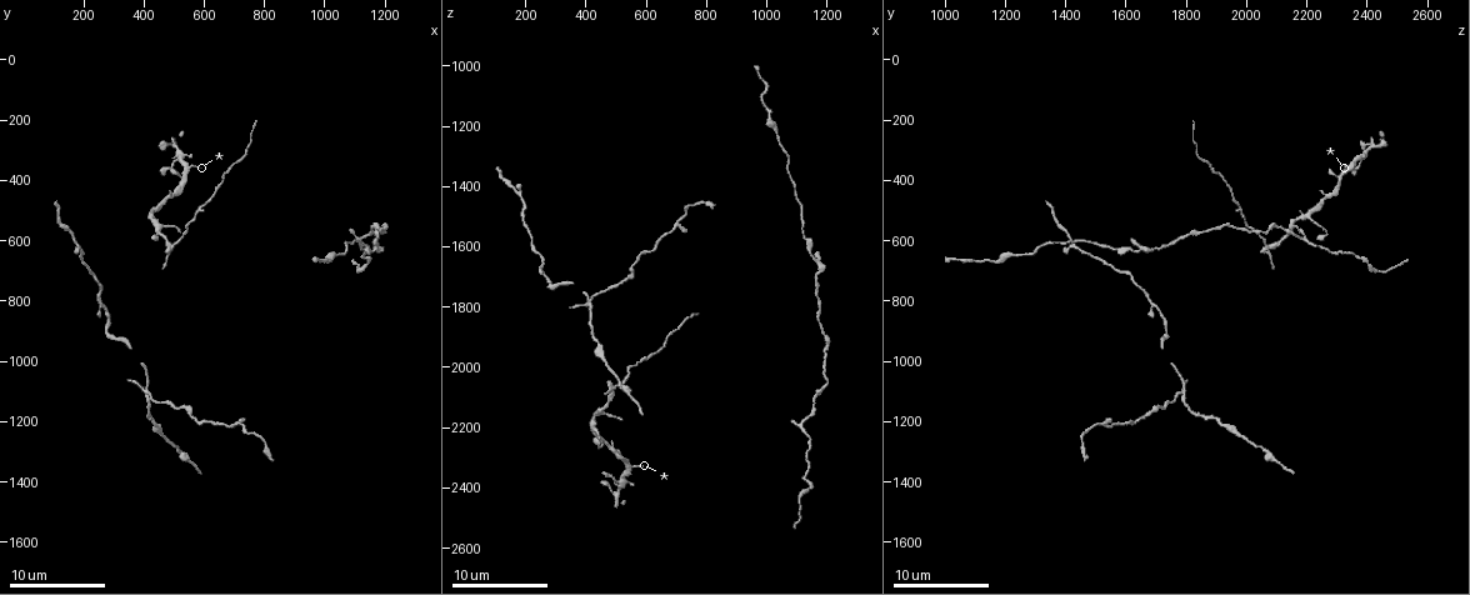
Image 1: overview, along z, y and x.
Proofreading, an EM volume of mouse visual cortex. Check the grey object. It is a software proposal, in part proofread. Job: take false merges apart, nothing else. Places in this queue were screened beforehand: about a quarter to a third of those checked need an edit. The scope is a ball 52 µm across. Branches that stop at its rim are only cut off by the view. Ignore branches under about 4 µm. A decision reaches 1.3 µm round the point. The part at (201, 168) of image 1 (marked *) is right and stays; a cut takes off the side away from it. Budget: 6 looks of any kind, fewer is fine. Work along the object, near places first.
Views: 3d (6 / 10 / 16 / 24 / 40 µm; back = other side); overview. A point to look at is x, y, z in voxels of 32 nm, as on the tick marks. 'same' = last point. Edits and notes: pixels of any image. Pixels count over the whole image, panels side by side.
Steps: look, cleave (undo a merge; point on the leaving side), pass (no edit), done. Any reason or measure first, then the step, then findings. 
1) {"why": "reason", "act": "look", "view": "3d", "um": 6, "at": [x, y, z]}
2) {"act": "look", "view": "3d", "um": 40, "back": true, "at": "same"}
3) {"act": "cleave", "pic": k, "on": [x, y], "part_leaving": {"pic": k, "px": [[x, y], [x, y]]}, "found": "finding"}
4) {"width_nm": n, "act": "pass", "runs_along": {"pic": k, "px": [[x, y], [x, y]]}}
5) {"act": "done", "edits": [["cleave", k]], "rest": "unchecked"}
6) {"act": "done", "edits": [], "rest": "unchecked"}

{"why": "three-way junction", "act": "look", "view": "3d", "um": 10, "at": [490, 610, 2060]}

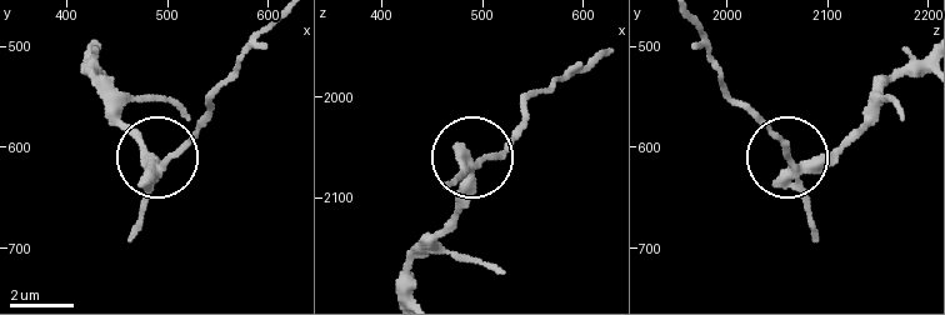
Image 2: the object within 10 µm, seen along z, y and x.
{"act": "cleave", "pic": 2, "on": [185, 141], "part_leaving": {"pic": 2, "px": [[155, 176], [268, 26]]}, "found": "two cells meet here"}

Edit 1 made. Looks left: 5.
{"act": "look", "view": "overview"}

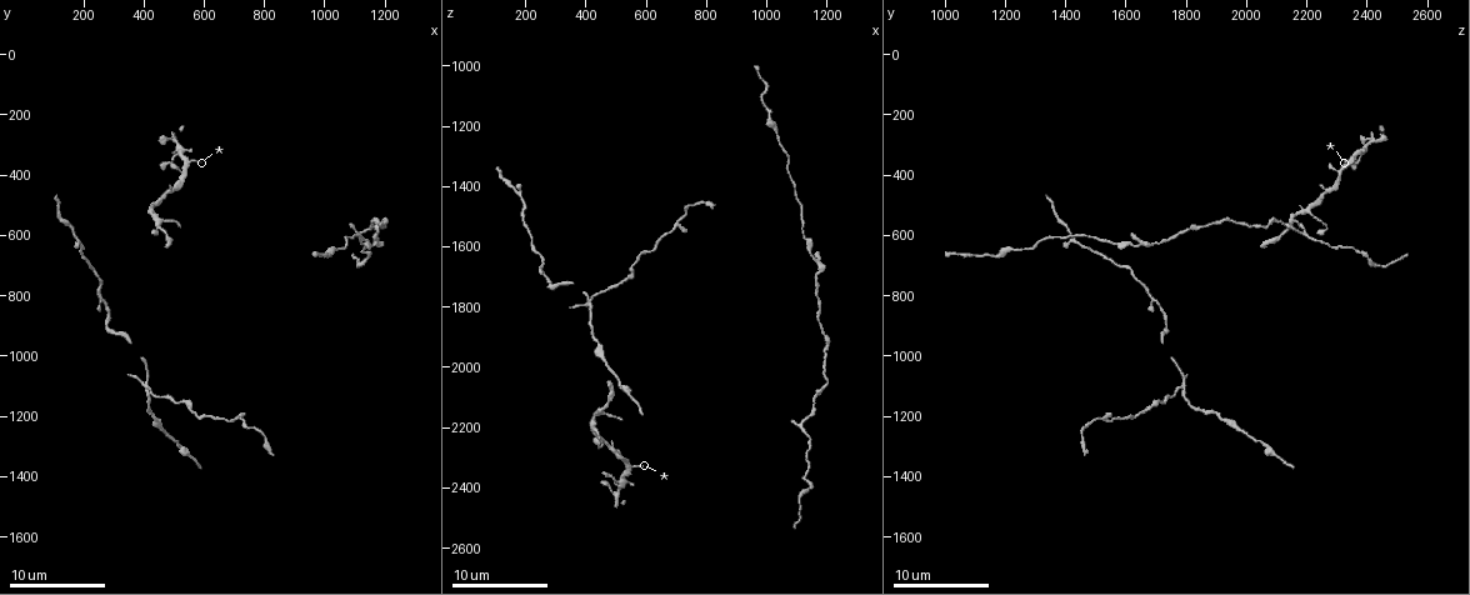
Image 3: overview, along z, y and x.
{"why": "looks like a crossing", "act": "look", "view": "3d", "um": 6, "at": [410, 1110, 1800]}

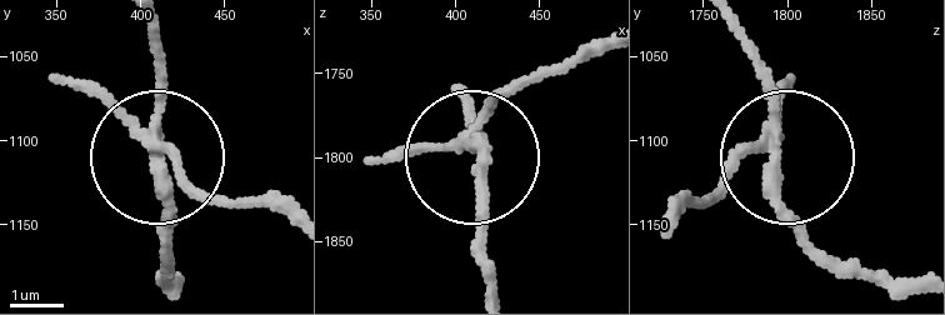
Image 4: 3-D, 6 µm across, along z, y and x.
{"side_arm_um": 17, "act": "cleave", "pic": 4, "on": [90, 96], "part_leaving": {"pic": 4, "px": [[154, 146], [208, 191], [288, 205]]}, "found": "two cells meet here"}

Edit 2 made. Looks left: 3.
{"why": "three arms meet", "act": "look", "view": "3d", "um": 6, "at": [1110, 600, 2180]}

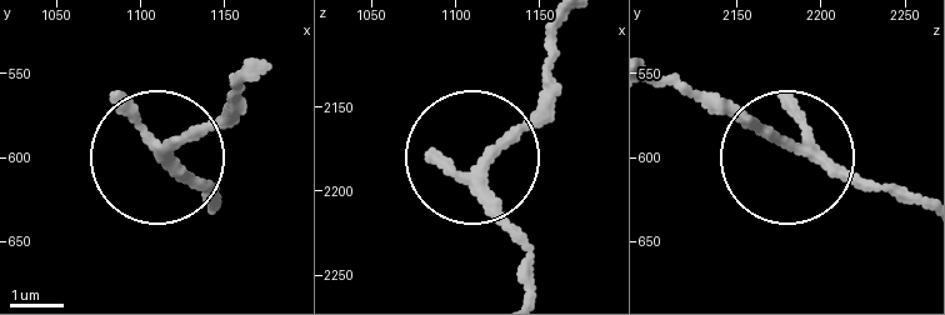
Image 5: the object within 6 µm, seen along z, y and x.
{"side_arm_um": 14, "act": "pass", "found": "continuous, no second cell"}

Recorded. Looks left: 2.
{"act": "done", "edits": [["cleave", 2], ["cleave", 4]], "rest": "unchecked"}

